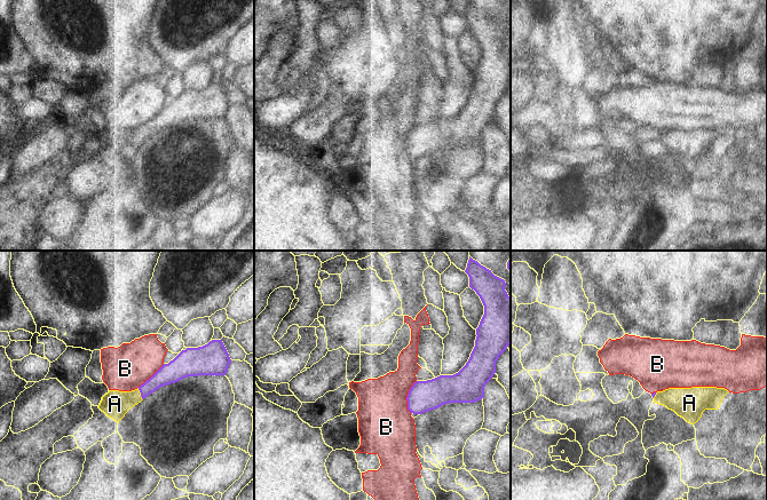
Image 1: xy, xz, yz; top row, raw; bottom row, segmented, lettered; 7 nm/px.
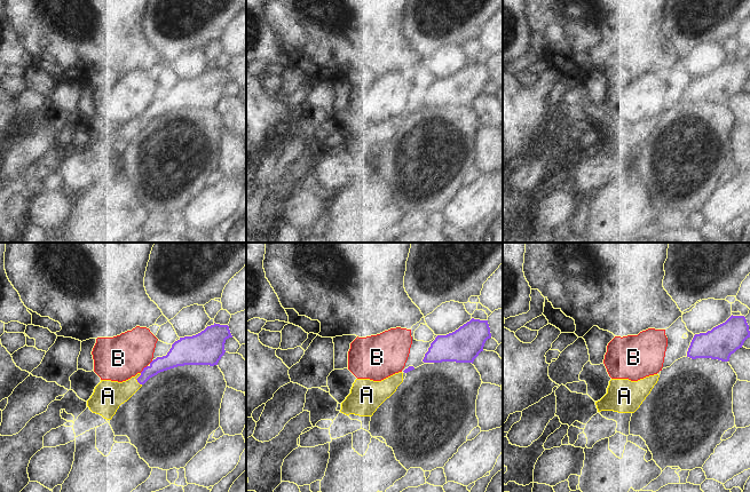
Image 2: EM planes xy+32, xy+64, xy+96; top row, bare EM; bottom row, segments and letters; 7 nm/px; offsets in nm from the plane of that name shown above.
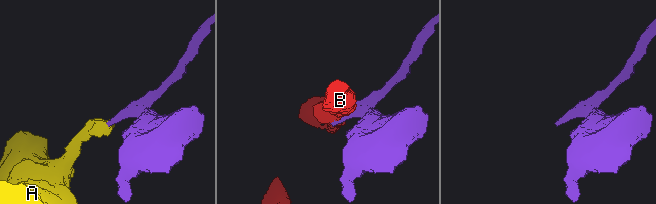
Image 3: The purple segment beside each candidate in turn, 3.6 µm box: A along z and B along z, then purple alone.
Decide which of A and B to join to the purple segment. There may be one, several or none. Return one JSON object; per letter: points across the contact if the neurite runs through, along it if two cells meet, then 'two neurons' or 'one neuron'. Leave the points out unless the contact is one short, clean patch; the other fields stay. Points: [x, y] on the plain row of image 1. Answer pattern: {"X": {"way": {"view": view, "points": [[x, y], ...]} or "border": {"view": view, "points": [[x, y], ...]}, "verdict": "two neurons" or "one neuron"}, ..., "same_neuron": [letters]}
{"A": {"way": {"view": "xy", "points": [[168, 117], [141, 137], [115, 148]]}, "verdict": "one neuron"}, "B": {"border": {"view": "xz", "points": [[417, 125], [409, 134], [406, 141], [406, 152], [410, 156]]}, "verdict": "two neurons"}, "same_neuron": ["A"]}

